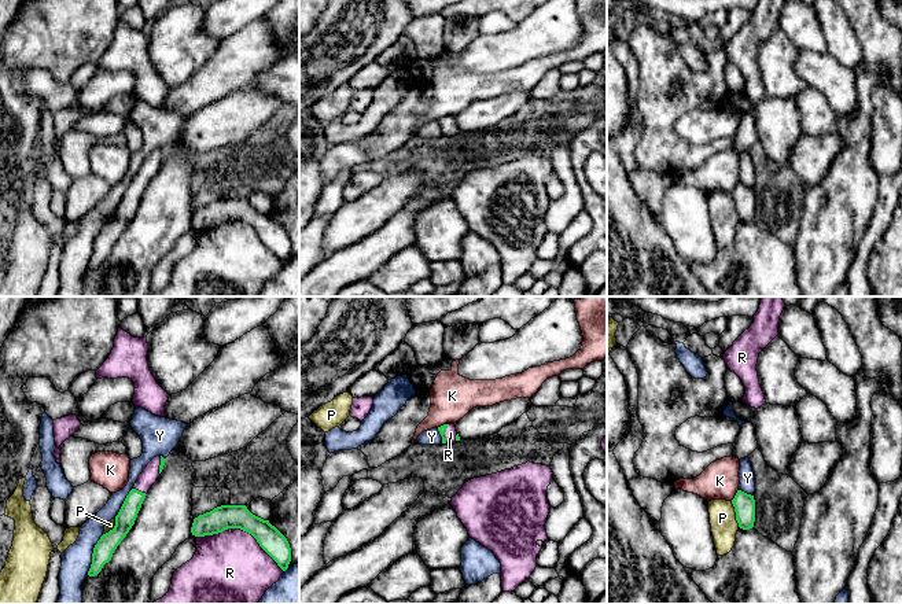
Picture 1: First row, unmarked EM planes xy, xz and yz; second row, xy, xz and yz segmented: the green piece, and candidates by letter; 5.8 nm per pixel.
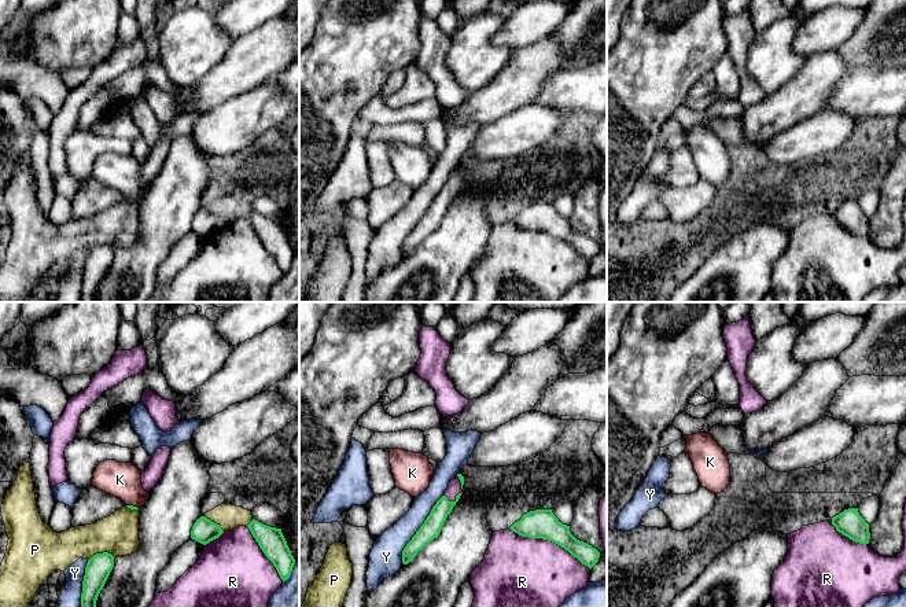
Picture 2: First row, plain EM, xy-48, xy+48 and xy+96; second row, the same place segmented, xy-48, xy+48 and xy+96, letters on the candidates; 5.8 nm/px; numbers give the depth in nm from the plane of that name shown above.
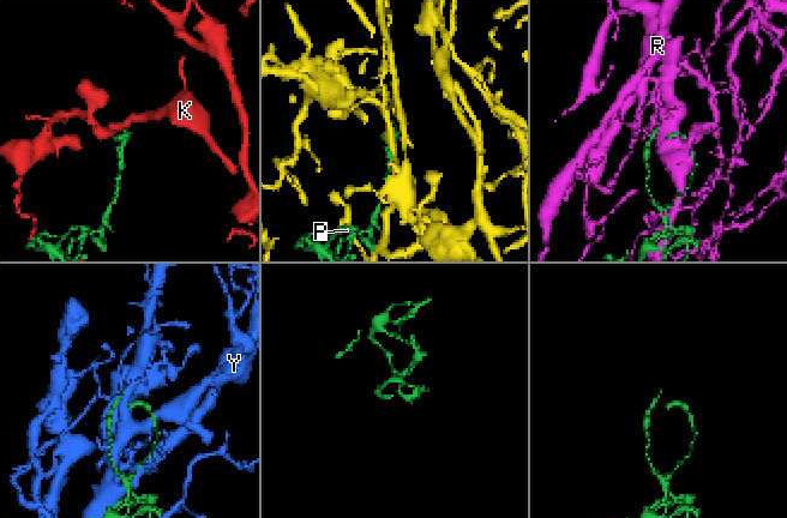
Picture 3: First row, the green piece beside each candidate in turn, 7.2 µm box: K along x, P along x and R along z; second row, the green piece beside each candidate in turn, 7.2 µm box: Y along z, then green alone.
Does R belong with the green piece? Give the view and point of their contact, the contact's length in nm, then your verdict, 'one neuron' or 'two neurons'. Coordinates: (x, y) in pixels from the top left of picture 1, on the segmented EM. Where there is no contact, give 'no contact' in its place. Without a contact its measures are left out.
xy (240, 529) | 550 nm | one neuron

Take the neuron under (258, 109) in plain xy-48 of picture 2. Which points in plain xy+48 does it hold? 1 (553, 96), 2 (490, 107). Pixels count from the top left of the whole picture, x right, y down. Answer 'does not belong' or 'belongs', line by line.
1: does not belong
2: does not belong

